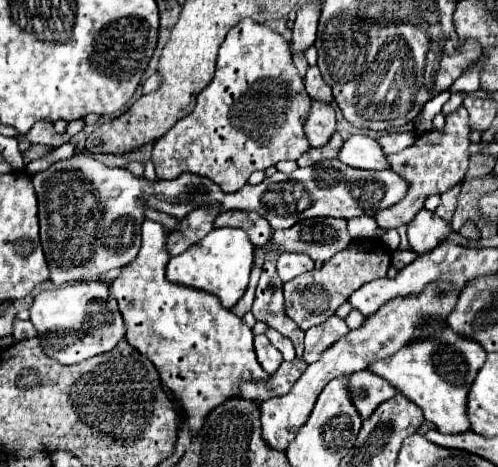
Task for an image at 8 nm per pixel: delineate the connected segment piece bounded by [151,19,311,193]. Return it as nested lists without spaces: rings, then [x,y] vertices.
[[[243,19],[225,37],[219,49],[215,77],[197,97],[193,113],[183,117],[153,145],[151,161],[155,165],[157,177],[177,179],[181,173],[195,173],[217,183],[225,193],[235,193],[247,183],[253,171],[265,171],[283,159],[297,161],[305,151],[309,151],[311,145],[303,131],[309,107],[311,97],[307,95],[305,83],[293,65],[289,43],[267,25]]]

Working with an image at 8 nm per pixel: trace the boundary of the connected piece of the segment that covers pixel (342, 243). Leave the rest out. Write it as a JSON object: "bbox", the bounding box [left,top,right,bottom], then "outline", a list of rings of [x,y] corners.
{"bbox":[273,217,351,261],"outline":[[[335,217],[305,219],[285,231],[273,231],[281,253],[305,253],[315,261],[327,261],[351,243],[347,221]]]}

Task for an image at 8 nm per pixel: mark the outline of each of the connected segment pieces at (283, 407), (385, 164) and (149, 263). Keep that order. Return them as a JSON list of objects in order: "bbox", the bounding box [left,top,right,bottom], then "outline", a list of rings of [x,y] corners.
[{"bbox":[261,283,457,451],"outline":[[[429,283],[421,295],[393,299],[391,303],[381,307],[375,315],[367,317],[367,321],[361,329],[349,331],[349,335],[345,335],[335,345],[331,345],[329,351],[325,351],[317,363],[311,363],[287,395],[271,397],[261,403],[261,435],[263,435],[263,439],[275,451],[287,451],[287,447],[295,439],[297,431],[307,423],[319,393],[325,389],[325,385],[329,381],[333,381],[335,377],[341,377],[341,375],[351,375],[355,371],[367,369],[369,363],[375,363],[377,359],[387,359],[389,355],[395,355],[413,337],[419,323],[423,323],[425,319],[433,319],[433,317],[447,317],[451,313],[451,309],[455,307],[455,303],[457,303],[455,293],[439,293],[439,287],[435,283]]]},{"bbox":[339,135,391,171],"outline":[[[367,135],[349,137],[341,147],[339,159],[345,165],[357,167],[357,169],[375,169],[375,171],[391,169],[387,155],[383,153],[381,145]]]},{"bbox":[111,219,269,435],"outline":[[[151,219],[143,221],[141,251],[137,259],[121,271],[121,277],[111,283],[111,295],[117,299],[119,311],[127,325],[125,339],[157,367],[161,381],[173,391],[175,399],[179,401],[191,435],[197,435],[197,431],[201,431],[205,423],[205,415],[209,415],[213,407],[219,407],[221,403],[225,403],[225,399],[241,395],[239,387],[243,381],[267,381],[269,375],[257,363],[253,349],[253,333],[241,317],[223,309],[221,301],[205,291],[173,285],[167,281],[165,263],[169,261],[169,255],[165,251],[165,239],[167,235],[163,233],[161,223]]]}]

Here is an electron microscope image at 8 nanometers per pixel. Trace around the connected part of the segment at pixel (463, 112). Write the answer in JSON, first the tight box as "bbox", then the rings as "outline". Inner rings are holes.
{"bbox":[375,107,471,229],"outline":[[[459,107],[455,113],[445,117],[445,127],[441,131],[427,131],[417,137],[413,147],[407,147],[395,155],[389,155],[393,171],[399,173],[409,183],[409,191],[407,191],[405,199],[401,199],[397,205],[393,205],[385,211],[377,211],[377,215],[375,215],[377,225],[385,227],[385,229],[397,229],[399,225],[409,223],[413,219],[413,215],[417,215],[417,211],[423,209],[425,197],[441,195],[441,193],[449,191],[451,187],[455,187],[457,183],[461,183],[463,175],[467,171],[467,165],[469,165],[469,157],[467,157],[469,145],[471,143],[469,143],[467,109]]]}

